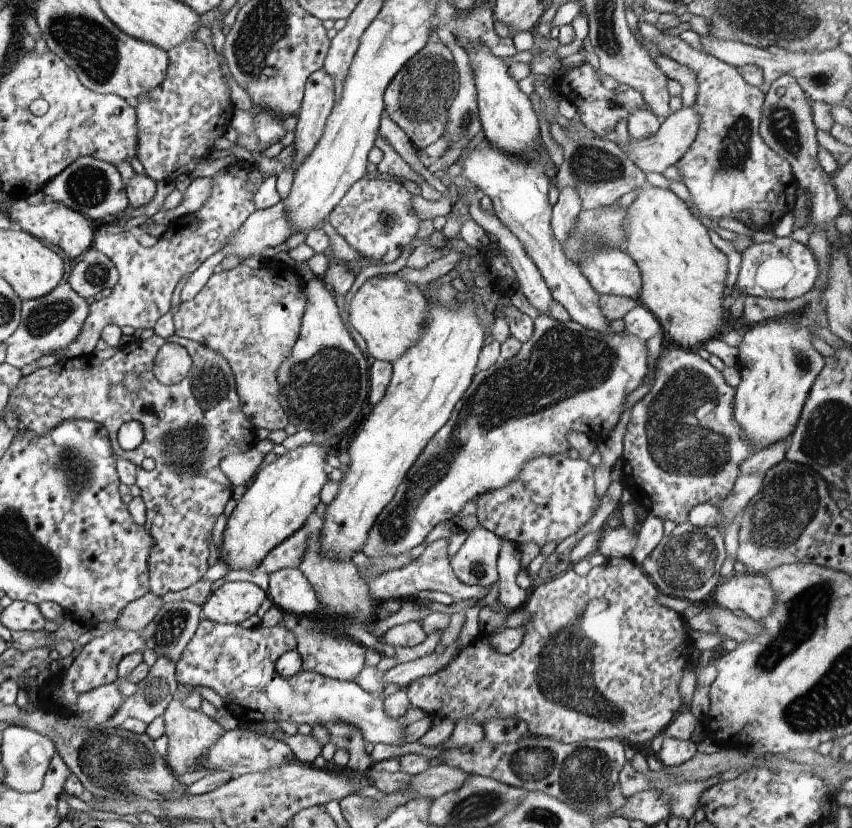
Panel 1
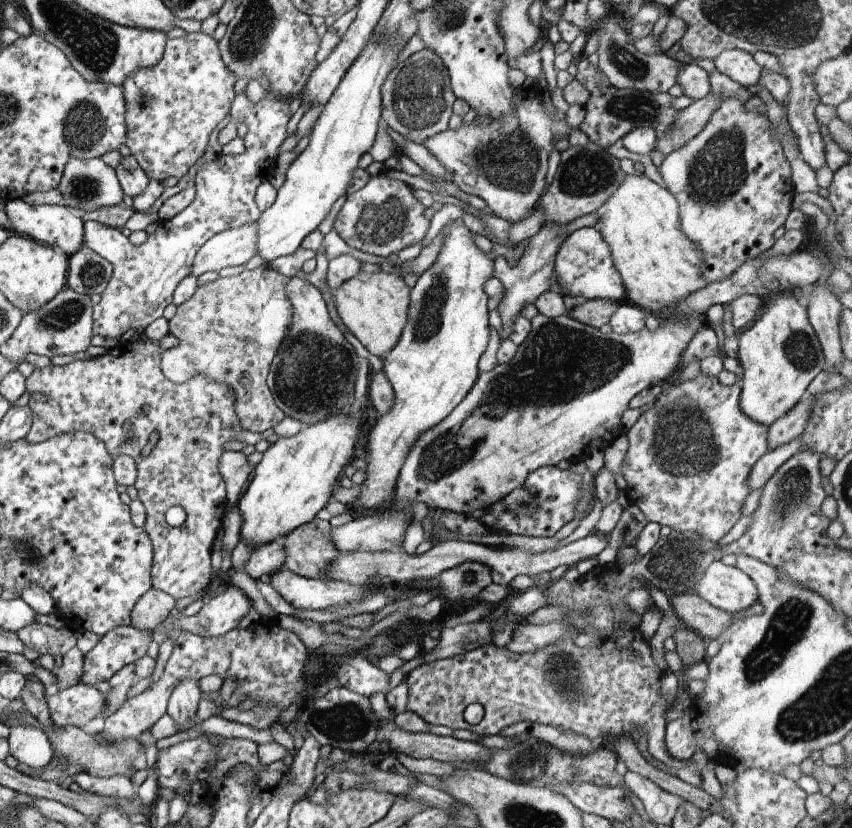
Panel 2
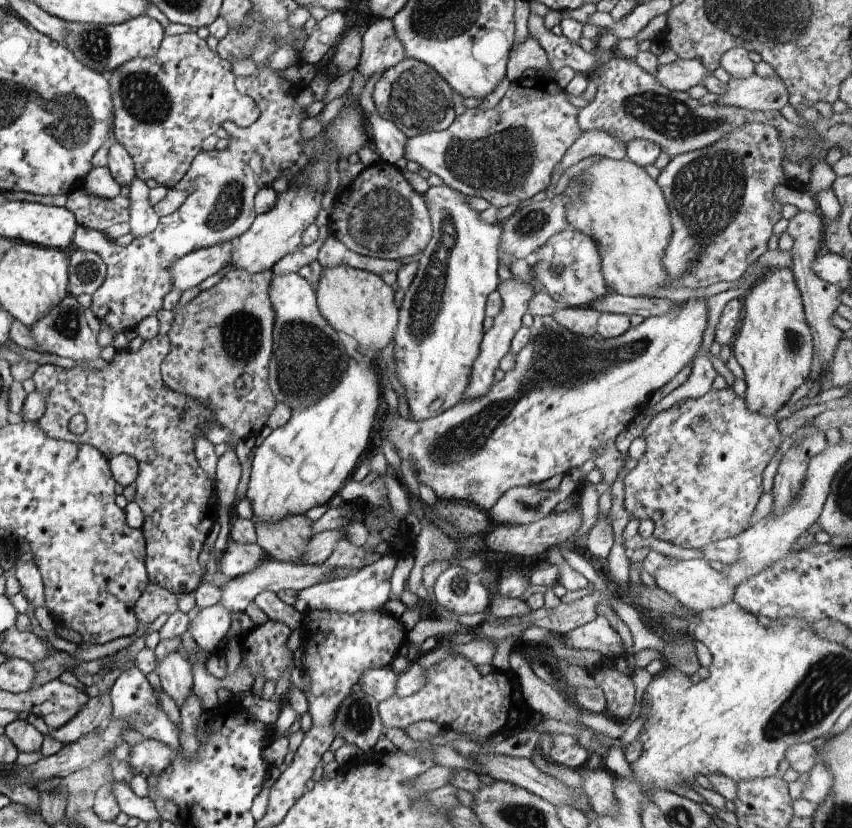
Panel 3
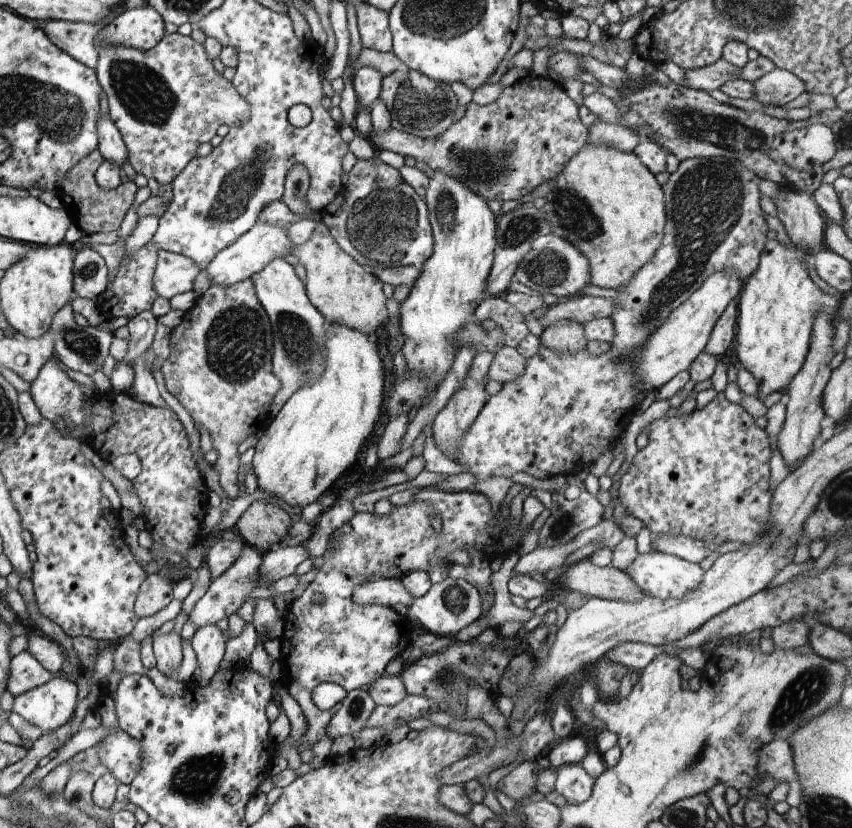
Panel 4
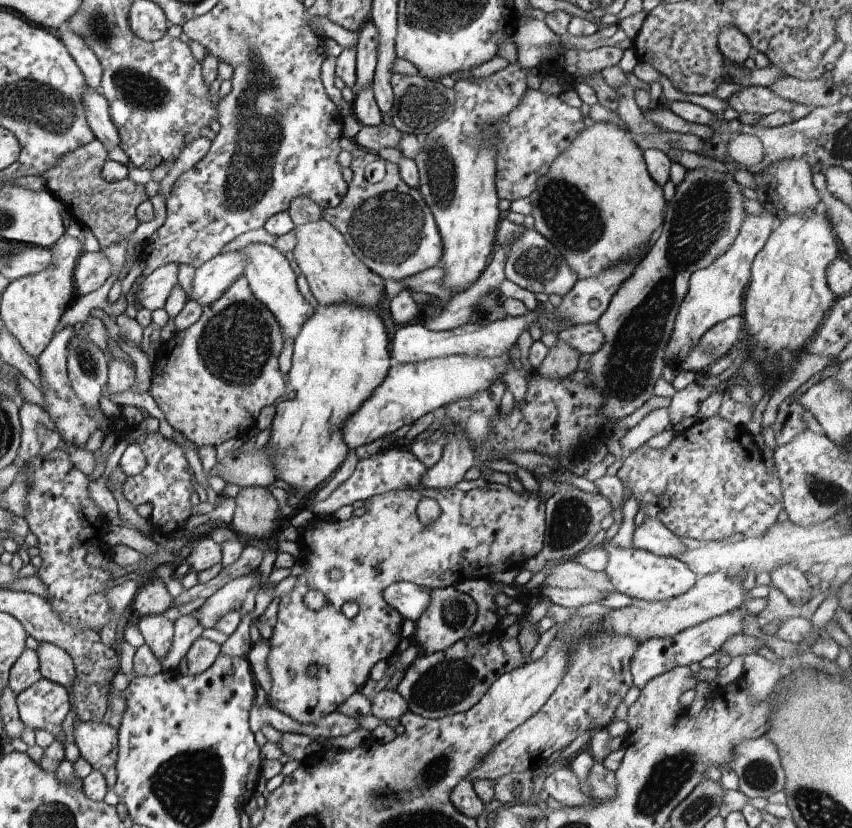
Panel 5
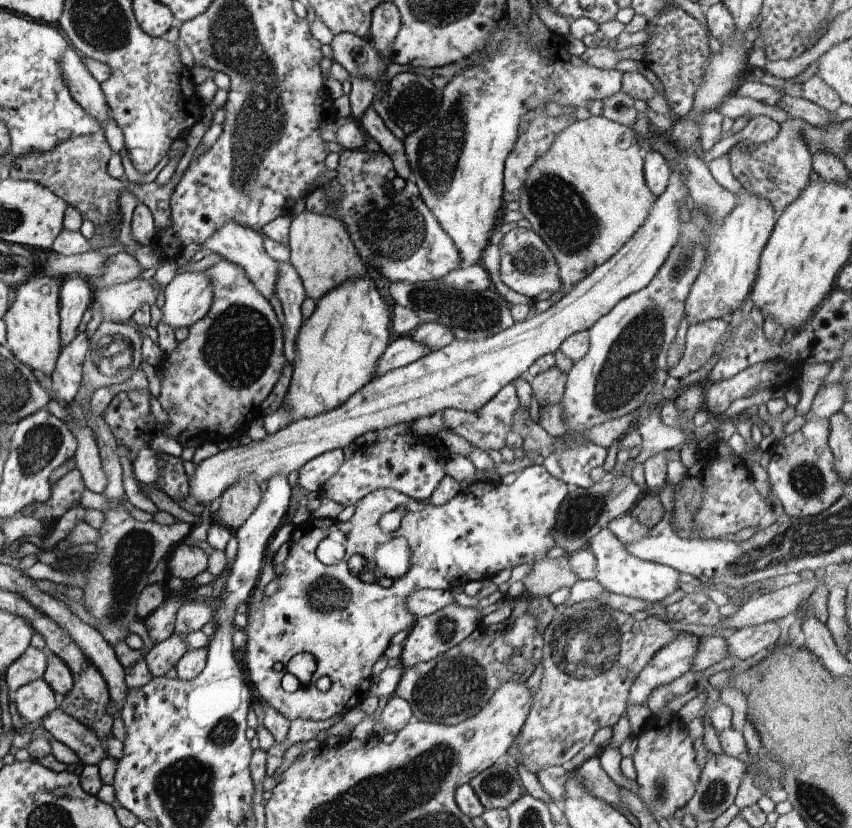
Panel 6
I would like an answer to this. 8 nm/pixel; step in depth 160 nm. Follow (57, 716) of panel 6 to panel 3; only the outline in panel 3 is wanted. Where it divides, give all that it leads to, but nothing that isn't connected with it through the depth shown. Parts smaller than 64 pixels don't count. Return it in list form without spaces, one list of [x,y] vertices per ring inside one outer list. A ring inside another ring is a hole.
[[[146,739],[136,743],[130,754],[130,768],[146,775],[161,775],[177,757],[177,752],[166,743]]]

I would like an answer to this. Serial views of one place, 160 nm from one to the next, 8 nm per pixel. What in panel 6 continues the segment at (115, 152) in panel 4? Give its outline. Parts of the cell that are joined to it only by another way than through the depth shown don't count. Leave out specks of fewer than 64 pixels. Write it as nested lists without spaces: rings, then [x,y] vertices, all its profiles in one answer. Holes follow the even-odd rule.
[[[69,46],[61,59],[63,77],[75,101],[93,116],[104,130],[109,119],[109,106],[103,93],[102,84],[90,74],[83,58]]]

